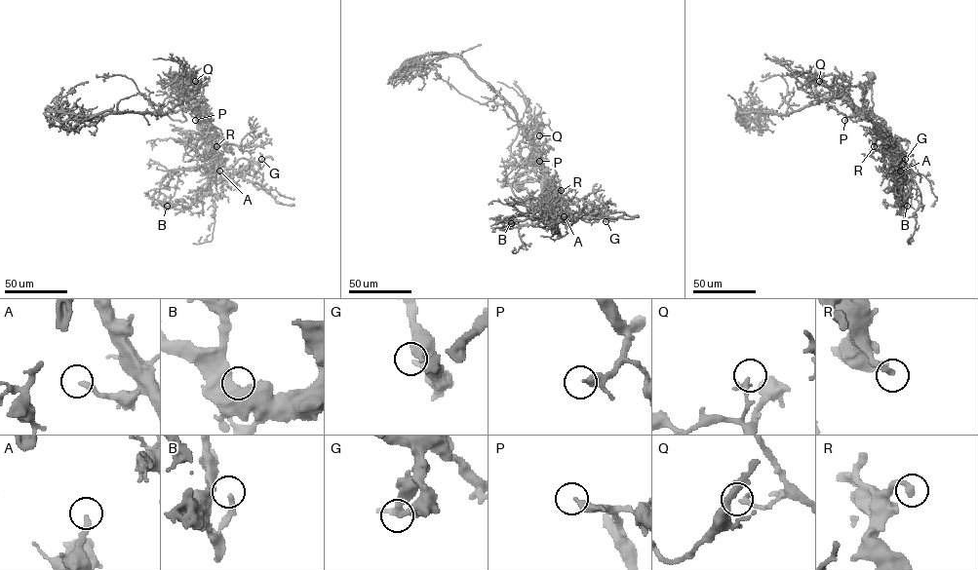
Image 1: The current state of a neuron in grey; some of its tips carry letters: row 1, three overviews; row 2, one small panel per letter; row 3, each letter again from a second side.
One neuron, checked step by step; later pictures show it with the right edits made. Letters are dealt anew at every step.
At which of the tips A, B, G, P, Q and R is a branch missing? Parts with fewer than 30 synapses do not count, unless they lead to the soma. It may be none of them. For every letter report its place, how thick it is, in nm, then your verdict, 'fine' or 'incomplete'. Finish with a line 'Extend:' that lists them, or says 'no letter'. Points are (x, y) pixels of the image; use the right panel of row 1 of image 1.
A: place (900, 170); calibre 240 nm; incomplete
B: place (907, 206); calibre 280 nm; fine
G: place (905, 159); calibre 260 nm; fine
P: place (844, 120); calibre 240 nm; incomplete
Q: place (819, 81); calibre 240 nm; fine
R: place (874, 146); calibre 280 nm; fine
Extend: A, P

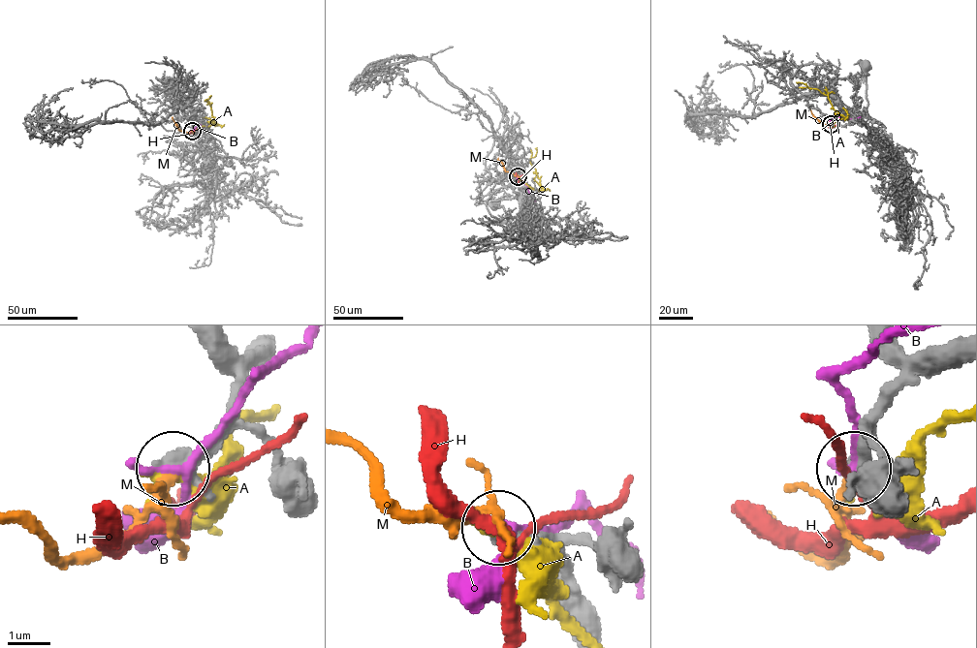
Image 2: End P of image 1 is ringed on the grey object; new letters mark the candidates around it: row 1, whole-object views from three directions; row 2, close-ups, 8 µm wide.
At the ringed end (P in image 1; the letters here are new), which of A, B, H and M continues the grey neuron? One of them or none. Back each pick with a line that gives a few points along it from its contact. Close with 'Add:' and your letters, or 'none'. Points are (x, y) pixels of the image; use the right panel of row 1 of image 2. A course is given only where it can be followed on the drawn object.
M: Its course: (831, 124), (830, 128), (822, 123), (808, 108)
Add: M

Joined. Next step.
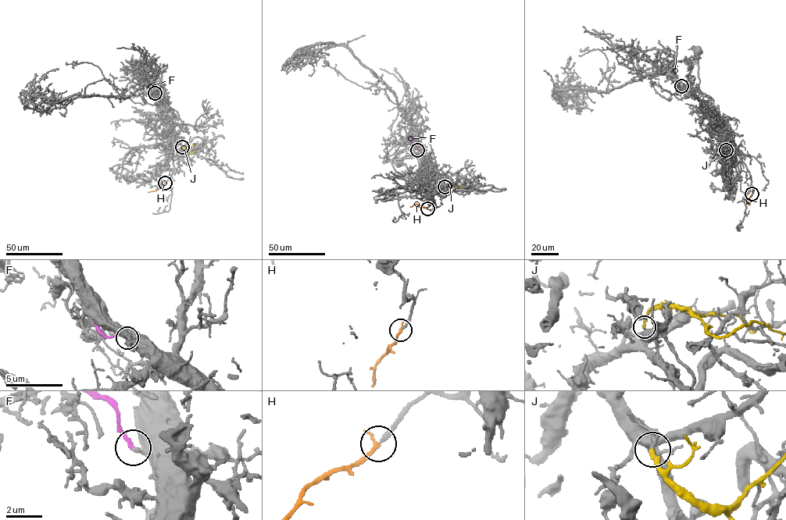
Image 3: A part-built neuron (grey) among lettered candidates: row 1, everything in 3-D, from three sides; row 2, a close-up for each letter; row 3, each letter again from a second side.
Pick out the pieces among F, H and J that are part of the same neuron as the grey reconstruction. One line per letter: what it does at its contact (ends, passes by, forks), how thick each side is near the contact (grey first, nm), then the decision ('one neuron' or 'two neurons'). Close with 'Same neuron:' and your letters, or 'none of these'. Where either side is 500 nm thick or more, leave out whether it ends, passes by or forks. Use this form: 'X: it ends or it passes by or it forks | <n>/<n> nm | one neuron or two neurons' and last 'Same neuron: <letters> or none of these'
F: it ends | 260/200 nm | two neurons
H: it ends | 240/240 nm | one neuron
J: it ends | 110/280 nm | two neurons
Same neuron: H

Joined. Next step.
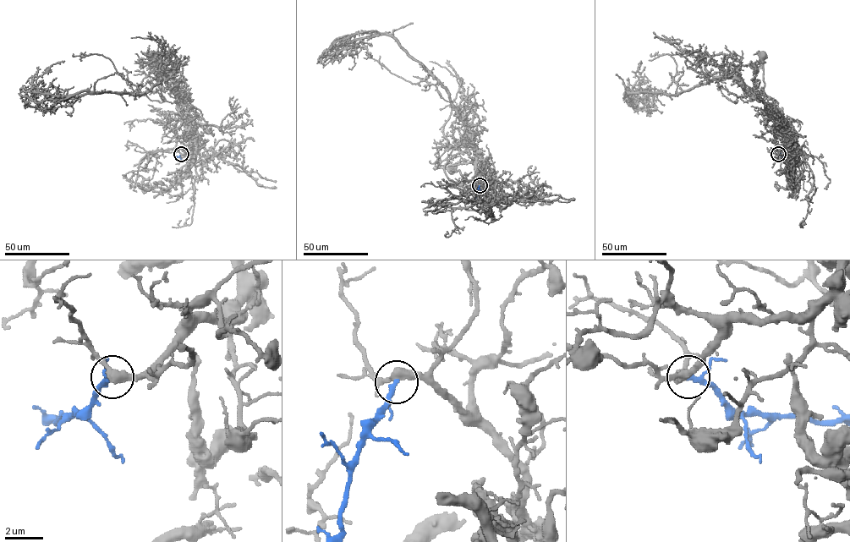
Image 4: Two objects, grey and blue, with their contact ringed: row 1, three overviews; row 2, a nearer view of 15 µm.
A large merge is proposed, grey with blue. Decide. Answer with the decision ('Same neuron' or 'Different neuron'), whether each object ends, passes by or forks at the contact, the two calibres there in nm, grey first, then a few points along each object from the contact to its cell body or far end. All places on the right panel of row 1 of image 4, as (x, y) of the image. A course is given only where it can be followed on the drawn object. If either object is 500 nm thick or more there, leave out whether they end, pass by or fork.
Same neuron. At the ring grey passes by. At the ring blue passes by. Thickness 440 nm (grey) against 200 nm. Course of grey: (778, 154), (788, 148), (790, 128), (774, 109), (743, 88), (759, 92), (776, 102), (764, 91), (763, 57). Course of blue: (778, 154), (792, 156)

